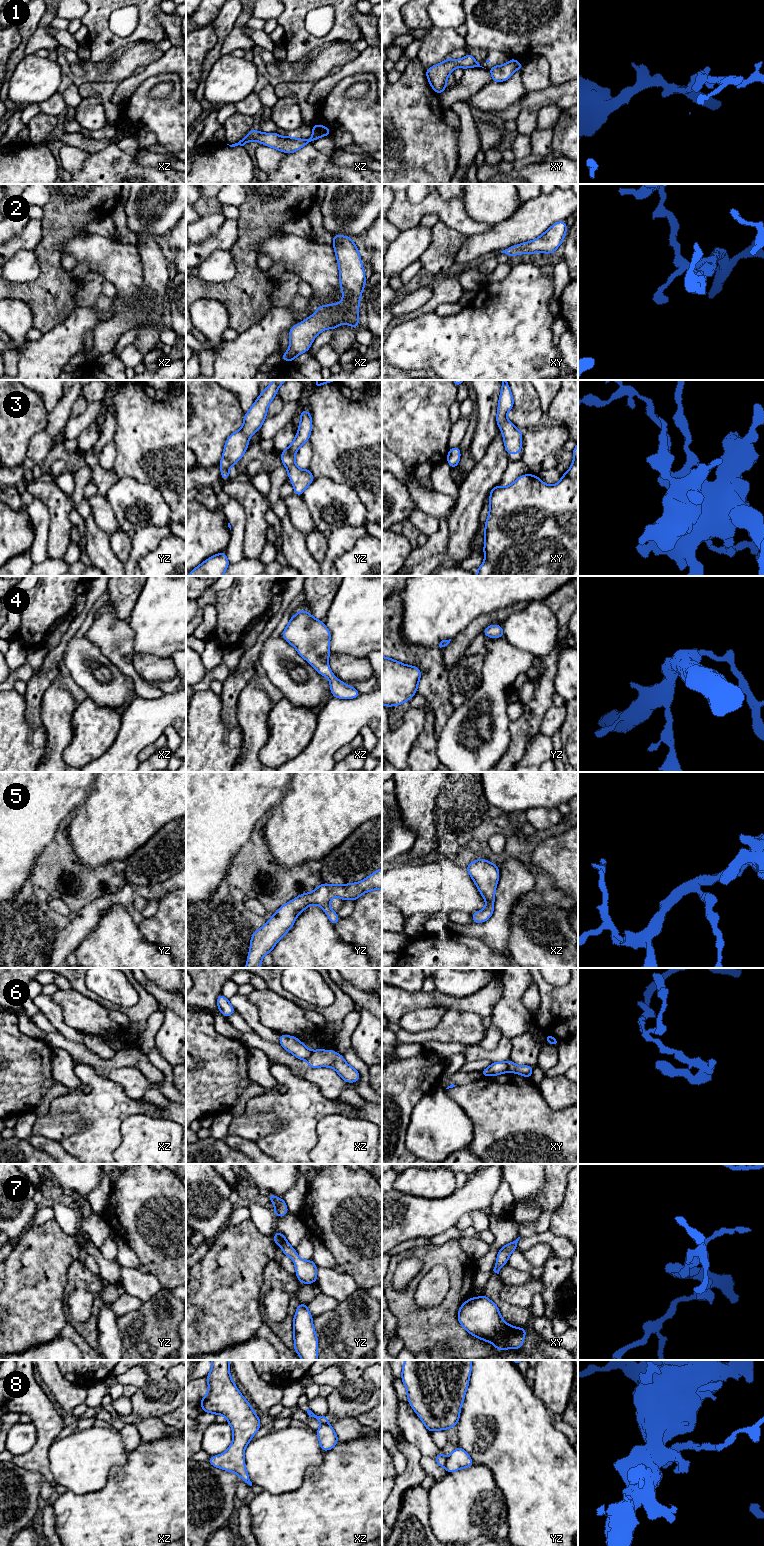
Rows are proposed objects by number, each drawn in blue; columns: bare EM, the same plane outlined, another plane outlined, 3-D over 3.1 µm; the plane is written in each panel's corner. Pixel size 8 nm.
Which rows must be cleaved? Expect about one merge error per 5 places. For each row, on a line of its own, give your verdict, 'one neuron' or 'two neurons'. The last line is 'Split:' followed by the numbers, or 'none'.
1: one neuron
2: one neuron
3: one neuron
4: one neuron
5: one neuron
6: two neurons
7: one neuron
8: two neurons
Split: 6, 8

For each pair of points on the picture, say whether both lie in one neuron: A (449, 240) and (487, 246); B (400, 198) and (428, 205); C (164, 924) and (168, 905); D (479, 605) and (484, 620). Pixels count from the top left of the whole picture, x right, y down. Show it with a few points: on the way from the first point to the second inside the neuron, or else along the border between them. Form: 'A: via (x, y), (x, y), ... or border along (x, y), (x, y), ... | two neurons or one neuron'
A: border along (467, 237), (455, 255), (455, 262) | two neurons
B: via (407, 205), (409, 207), (421, 207) | one neuron
C: via (168, 919), (168, 910) | one neuron
D: border along (505, 607), (478, 615), (465, 629) | two neurons

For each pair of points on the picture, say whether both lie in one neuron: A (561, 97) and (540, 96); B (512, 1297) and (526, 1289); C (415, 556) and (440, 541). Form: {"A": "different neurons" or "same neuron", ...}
{"A": "same neuron", "B": "same neuron", "C": "same neuron"}

